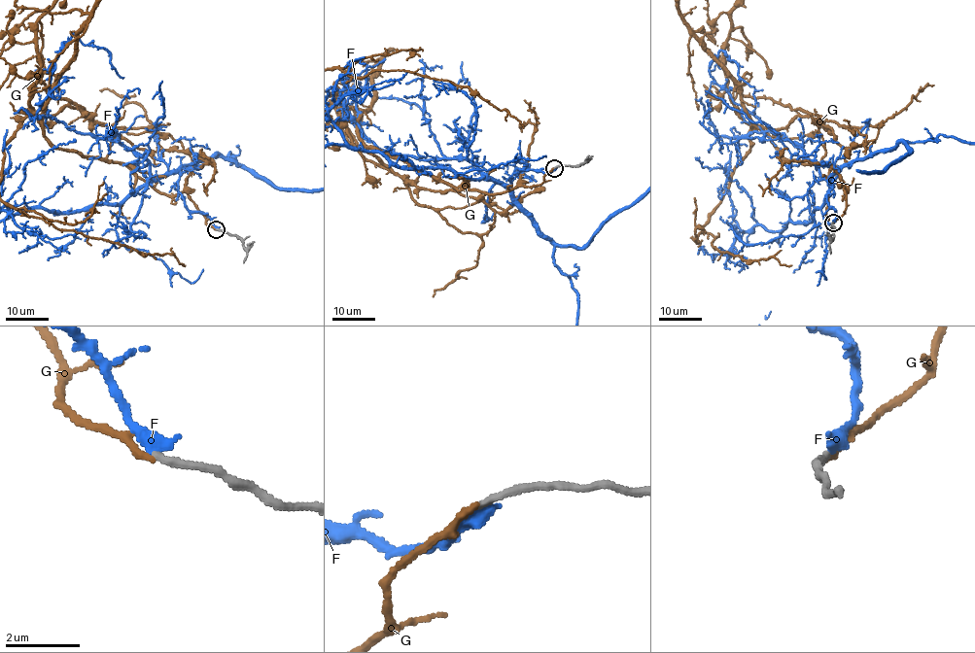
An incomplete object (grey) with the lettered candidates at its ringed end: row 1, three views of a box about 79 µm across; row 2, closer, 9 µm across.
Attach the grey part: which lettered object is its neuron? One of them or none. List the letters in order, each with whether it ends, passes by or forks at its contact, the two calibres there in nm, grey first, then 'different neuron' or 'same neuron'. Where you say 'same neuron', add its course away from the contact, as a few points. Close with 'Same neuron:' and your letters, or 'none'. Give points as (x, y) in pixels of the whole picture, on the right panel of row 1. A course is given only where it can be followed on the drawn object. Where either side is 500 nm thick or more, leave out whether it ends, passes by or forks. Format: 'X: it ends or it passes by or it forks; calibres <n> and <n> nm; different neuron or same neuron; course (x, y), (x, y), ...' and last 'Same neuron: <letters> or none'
F: it ends; calibres 190 and 420 nm; same neuron
G: it ends; calibres 180 and 180 nm; different neuron
Same neuron: F

